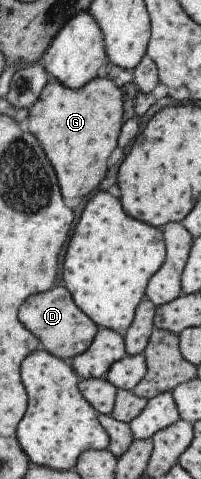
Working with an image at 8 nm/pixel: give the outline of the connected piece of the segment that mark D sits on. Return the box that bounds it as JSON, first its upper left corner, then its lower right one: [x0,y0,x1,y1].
[17,287,99,360]

